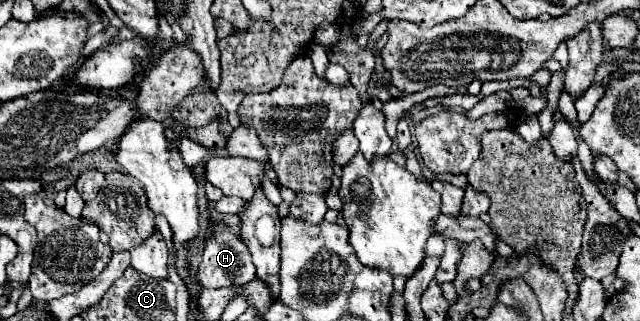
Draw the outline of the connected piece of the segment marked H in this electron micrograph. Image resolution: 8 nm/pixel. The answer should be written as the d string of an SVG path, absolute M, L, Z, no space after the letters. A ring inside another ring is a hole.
M213 227L213 233L205 241L197 279L203 287L213 289L245 285L255 279L249 249L241 239L237 239L237 235L225 231L225 227Z

